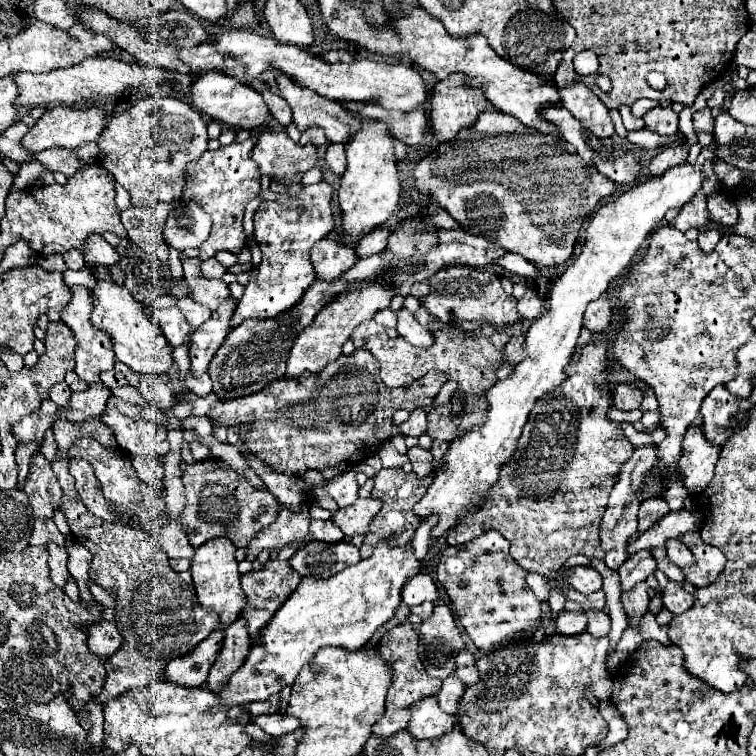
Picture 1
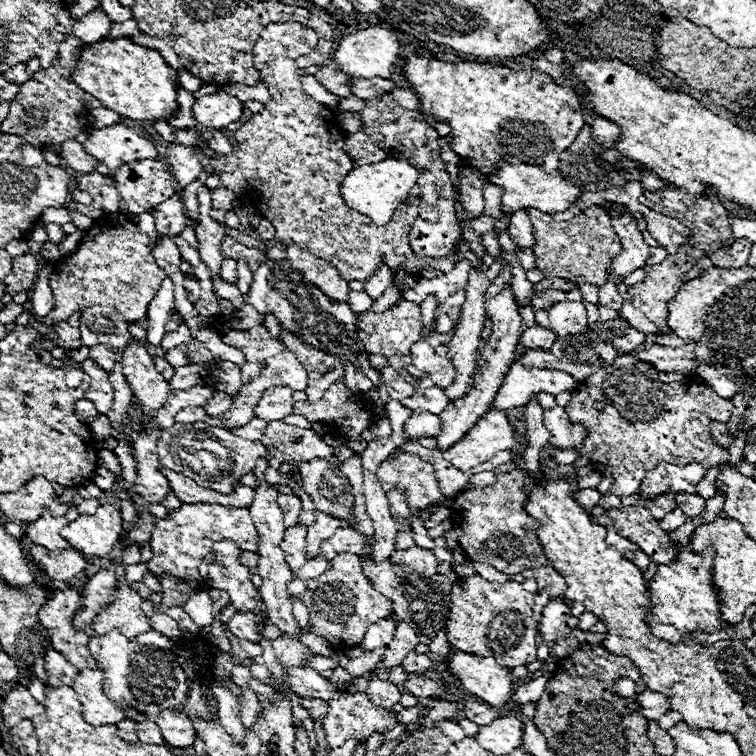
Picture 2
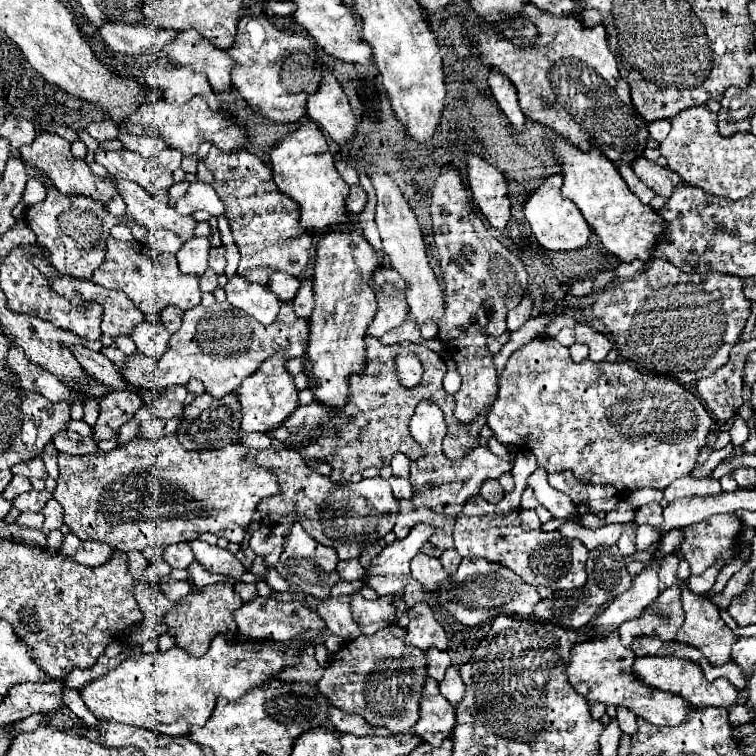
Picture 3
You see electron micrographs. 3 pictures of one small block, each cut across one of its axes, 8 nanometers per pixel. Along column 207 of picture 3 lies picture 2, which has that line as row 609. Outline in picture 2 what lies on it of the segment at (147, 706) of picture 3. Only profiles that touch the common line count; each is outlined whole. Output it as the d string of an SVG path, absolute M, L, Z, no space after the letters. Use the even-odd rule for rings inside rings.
M712 548L702 554L682 550L672 564L658 564L658 572L646 584L652 600L652 614L648 624L656 636L668 640L670 644L678 644L682 636L692 632L714 634L732 628L720 620L720 598L712 584L714 556L716 554Z

